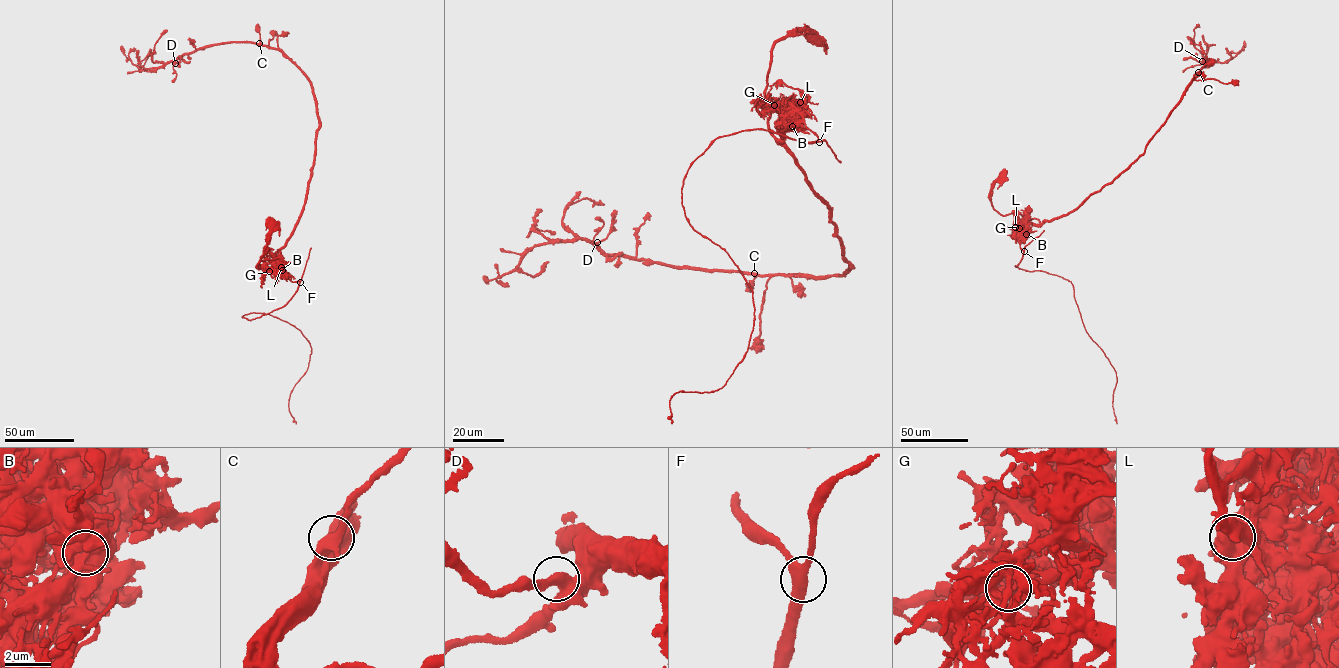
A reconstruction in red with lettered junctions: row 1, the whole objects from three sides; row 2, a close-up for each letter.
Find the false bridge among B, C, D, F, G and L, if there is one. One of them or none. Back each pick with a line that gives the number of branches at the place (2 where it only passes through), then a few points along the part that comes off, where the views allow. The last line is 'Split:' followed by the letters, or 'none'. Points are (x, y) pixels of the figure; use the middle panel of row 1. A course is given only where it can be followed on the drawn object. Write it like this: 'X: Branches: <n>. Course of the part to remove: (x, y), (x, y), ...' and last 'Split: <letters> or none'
B: Branches: 5. Course of the part to remove: (792, 126), (818, 139), (718, 137), (683, 180), (753, 324), (721, 388), (672, 396), (671, 423)
Split: B

